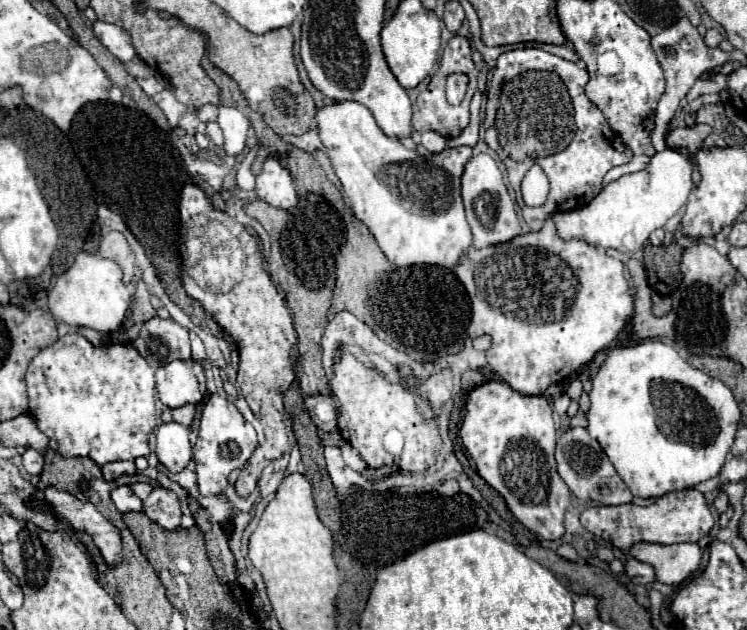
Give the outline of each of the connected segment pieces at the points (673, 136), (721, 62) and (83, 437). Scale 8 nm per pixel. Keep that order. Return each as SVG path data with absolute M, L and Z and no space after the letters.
M697 124L693 128L675 128L669 132L667 136L667 146L671 146L673 150L685 154L691 162L693 162L693 184L697 186L697 182L701 182L701 174L697 170L697 162L695 162L695 152L701 150L703 140L711 134L711 126L707 124Z
M681 18L671 28L665 28L657 36L653 36L651 46L653 46L653 50L659 58L659 64L665 72L665 80L667 80L667 88L665 88L661 100L659 100L659 106L657 106L657 118L655 118L657 126L655 126L655 132L653 132L653 146L655 146L657 152L661 152L661 150L667 148L665 146L665 130L667 130L667 124L673 118L679 102L685 98L685 94L689 92L689 88L695 84L697 78L701 78L709 70L717 70L717 68L725 66L729 62L729 52L723 52L721 48L705 46L697 28L687 18Z
M69 332L31 360L25 382L29 414L47 434L49 448L61 456L87 456L99 466L149 456L147 440L155 426L155 370L133 346L91 346L83 336Z

